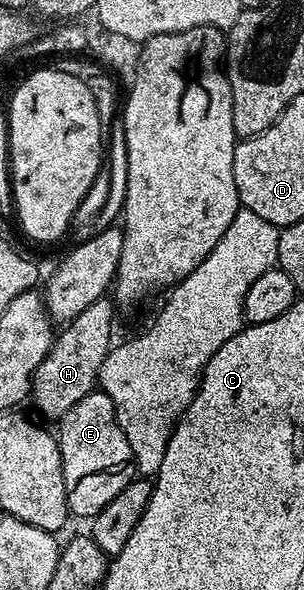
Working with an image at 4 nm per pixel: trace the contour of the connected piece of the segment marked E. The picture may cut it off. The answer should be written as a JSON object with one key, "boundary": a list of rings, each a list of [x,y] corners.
{"boundary":[[[99,388],[91,394],[82,396],[82,400],[78,400],[78,404],[74,404],[74,408],[70,408],[70,412],[66,412],[63,418],[59,419],[58,426],[69,515],[76,517],[77,514],[80,518],[91,520],[98,512],[102,512],[102,508],[106,508],[106,504],[110,504],[110,500],[114,500],[114,496],[118,496],[118,492],[122,492],[122,488],[126,488],[128,482],[137,477],[138,471],[132,460],[130,444],[126,444],[126,436],[116,419],[114,400],[110,400],[110,396],[106,396]]]}

